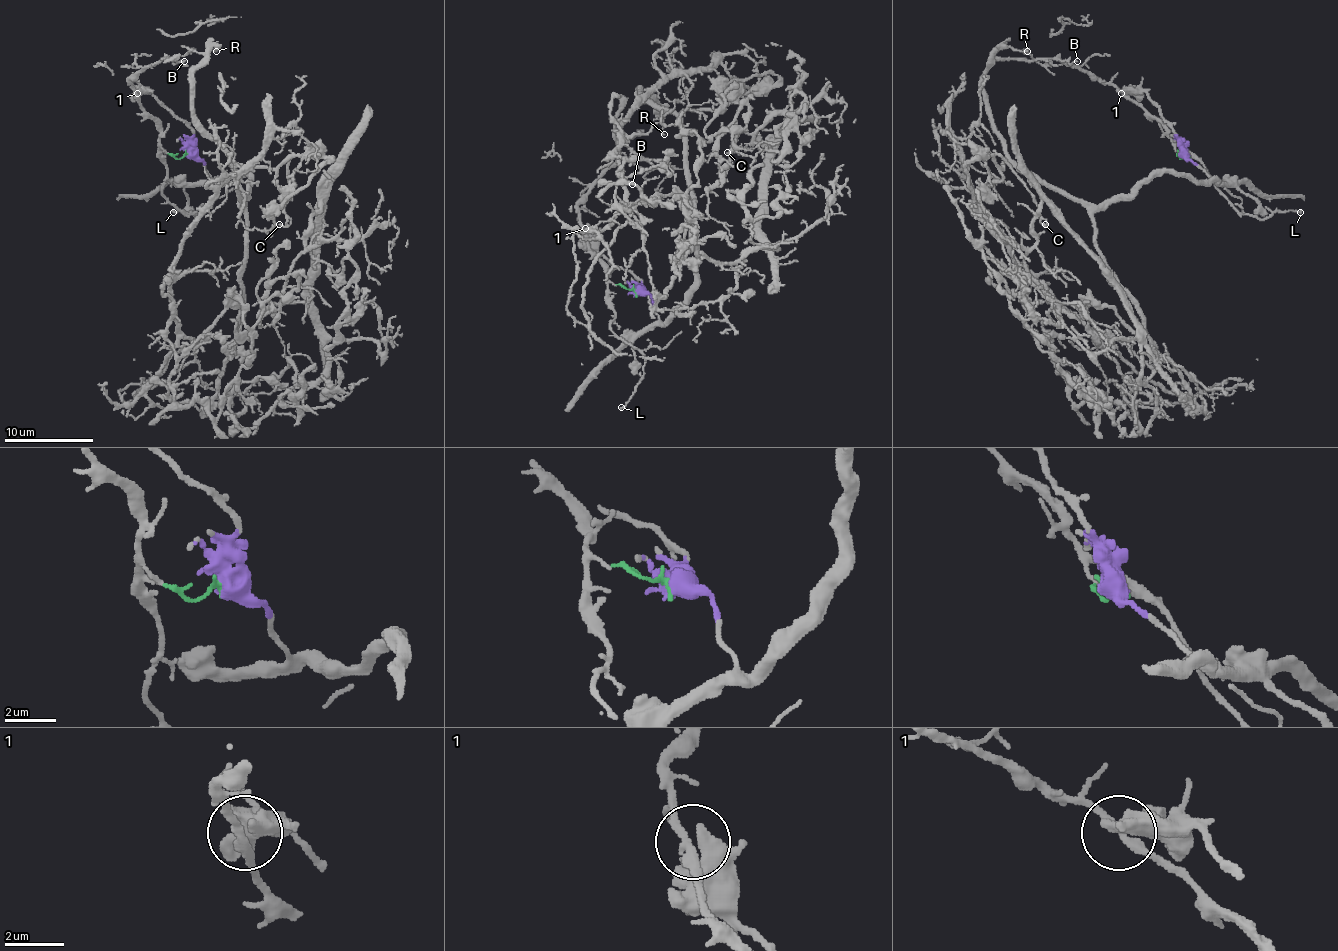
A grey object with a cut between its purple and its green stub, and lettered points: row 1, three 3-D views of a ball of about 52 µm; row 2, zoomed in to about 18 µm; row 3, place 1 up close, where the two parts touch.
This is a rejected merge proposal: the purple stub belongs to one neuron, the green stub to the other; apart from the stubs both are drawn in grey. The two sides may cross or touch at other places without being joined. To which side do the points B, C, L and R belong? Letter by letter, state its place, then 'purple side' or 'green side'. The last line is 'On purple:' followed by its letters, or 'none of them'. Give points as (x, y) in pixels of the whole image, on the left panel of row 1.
B: at (184, 61); green side
C: at (279, 224); purple side
L: at (173, 212); green side
R: at (216, 51); purple side
On purple: C, R

